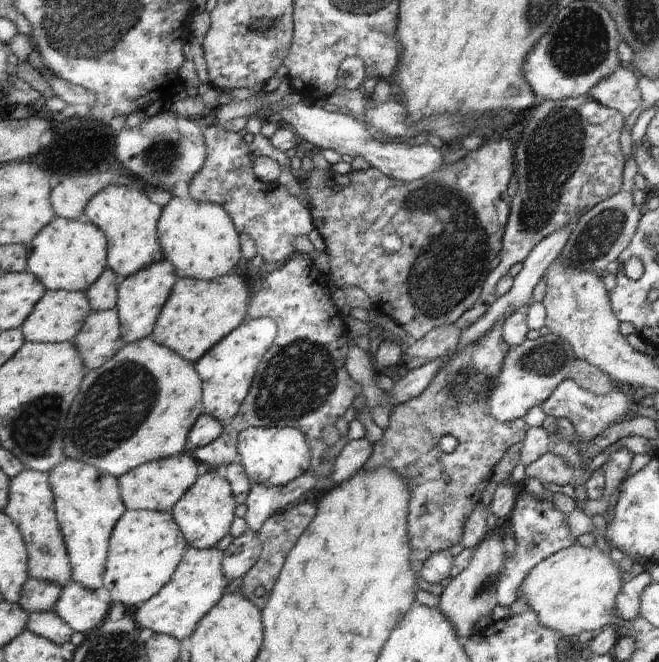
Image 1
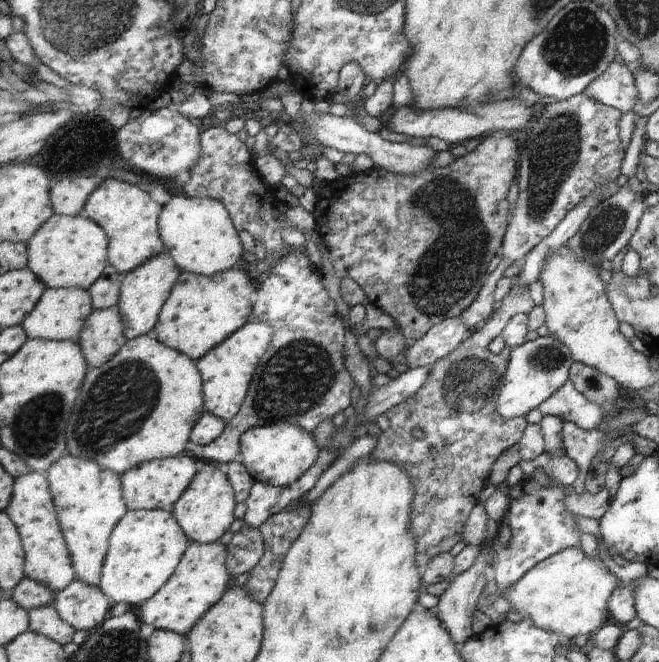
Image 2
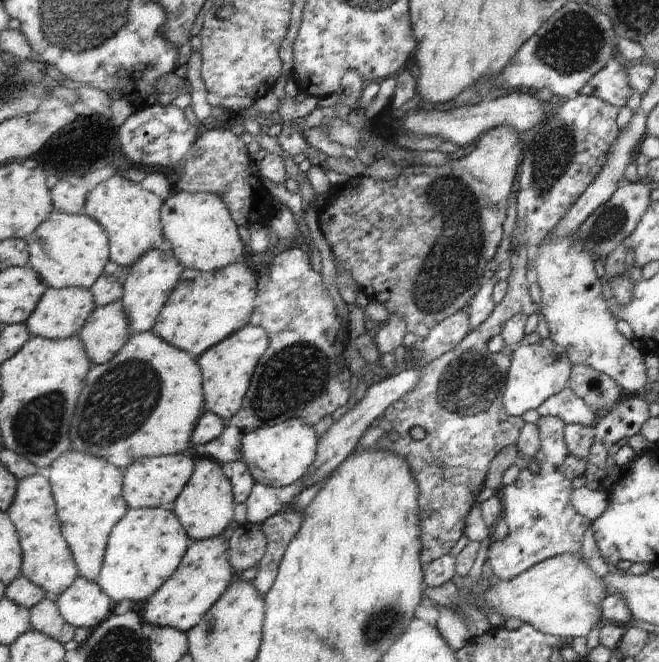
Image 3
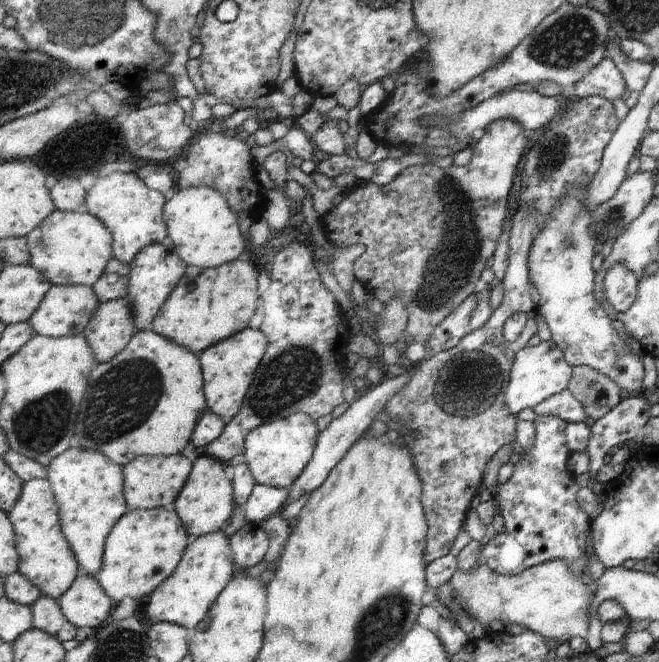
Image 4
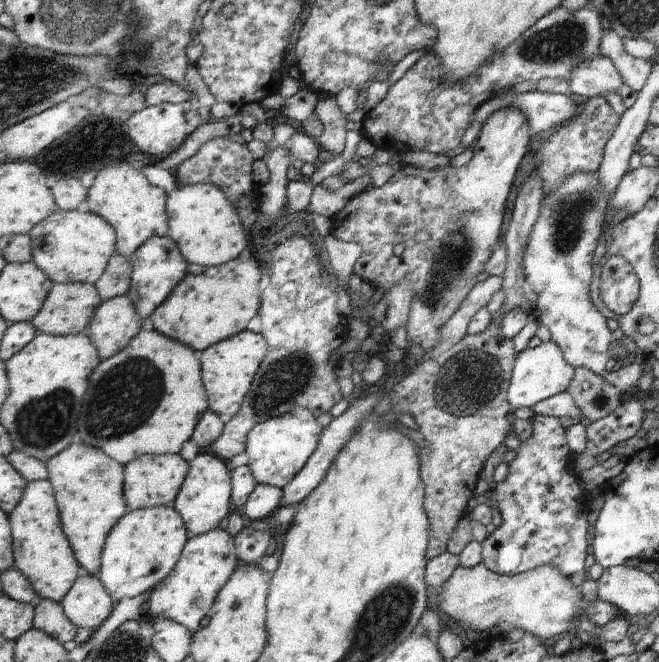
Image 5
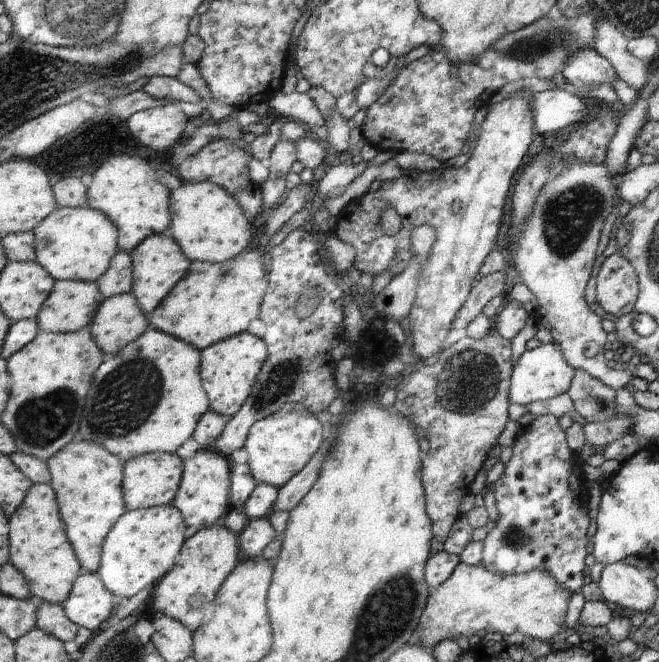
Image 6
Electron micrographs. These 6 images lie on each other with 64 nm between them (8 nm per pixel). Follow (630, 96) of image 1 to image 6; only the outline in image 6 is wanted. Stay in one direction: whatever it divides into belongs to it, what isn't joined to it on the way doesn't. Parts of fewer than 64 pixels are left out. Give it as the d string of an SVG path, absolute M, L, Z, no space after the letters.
M581 47L571 53L560 71L567 83L582 91L602 84L611 86L617 79L607 59L599 56L591 47Z

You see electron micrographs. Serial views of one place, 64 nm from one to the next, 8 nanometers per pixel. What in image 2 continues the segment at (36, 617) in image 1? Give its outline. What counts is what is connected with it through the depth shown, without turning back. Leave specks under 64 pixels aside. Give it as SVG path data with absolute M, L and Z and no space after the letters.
M53 604L31 609L28 613L31 631L51 637L51 640L59 641L59 644L73 642L75 627L61 618Z

